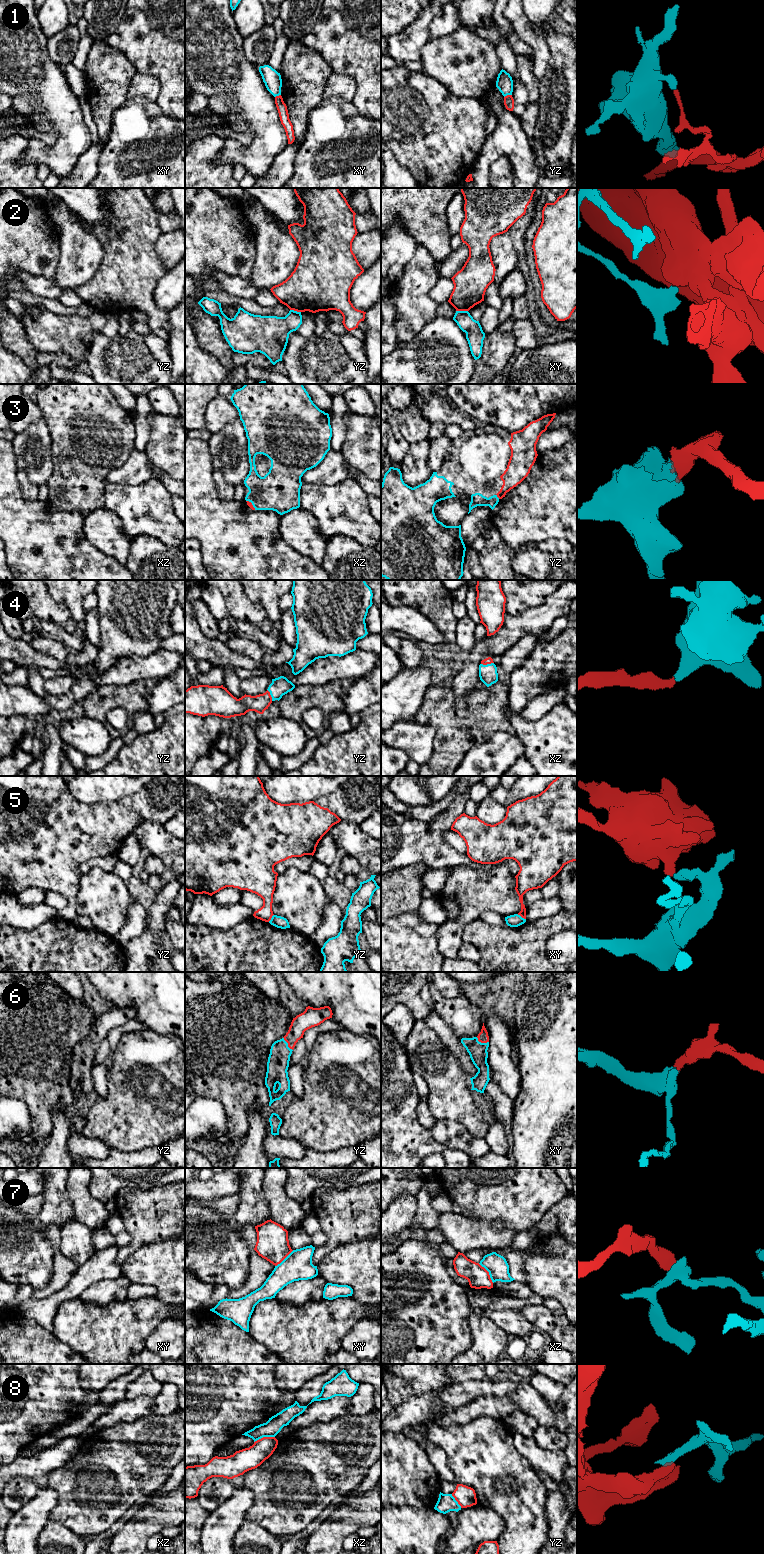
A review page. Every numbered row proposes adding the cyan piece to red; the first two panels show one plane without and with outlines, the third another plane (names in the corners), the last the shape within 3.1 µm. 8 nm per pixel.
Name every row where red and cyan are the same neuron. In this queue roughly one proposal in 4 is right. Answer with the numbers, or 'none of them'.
3, 4, 6

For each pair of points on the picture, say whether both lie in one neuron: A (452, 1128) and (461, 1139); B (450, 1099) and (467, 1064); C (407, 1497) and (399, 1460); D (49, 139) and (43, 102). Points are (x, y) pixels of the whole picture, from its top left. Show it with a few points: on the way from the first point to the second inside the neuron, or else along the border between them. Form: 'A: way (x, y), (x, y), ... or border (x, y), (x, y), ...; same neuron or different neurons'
A: way (455, 1131), (459, 1136); same neuron
B: border (465, 1074), (469, 1078); different neurons
C: way (407, 1488), (407, 1480), (399, 1472), (399, 1469); same neuron
D: border (58, 134), (50, 146), (31, 136); different neurons

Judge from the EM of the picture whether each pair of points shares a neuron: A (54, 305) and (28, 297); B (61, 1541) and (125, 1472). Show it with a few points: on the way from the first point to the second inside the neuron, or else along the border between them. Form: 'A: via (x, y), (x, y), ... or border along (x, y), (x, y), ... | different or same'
A: via (48, 303), (34, 299) | same
B: border along (50, 1520), (63, 1523), (83, 1537) | different

